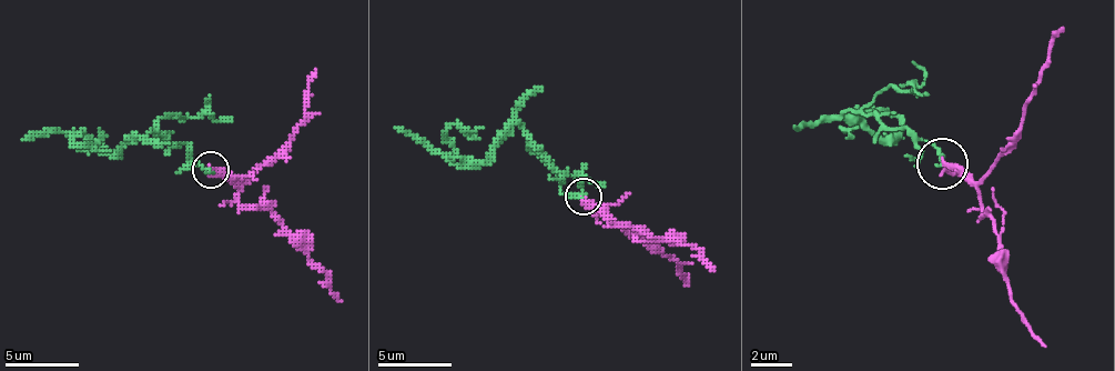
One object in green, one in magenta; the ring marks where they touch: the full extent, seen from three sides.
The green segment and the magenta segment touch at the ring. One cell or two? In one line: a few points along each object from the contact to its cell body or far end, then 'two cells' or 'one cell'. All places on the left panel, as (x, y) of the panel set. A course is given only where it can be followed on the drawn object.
green runs (210, 169), (154, 132), (110, 150), (81, 132), (77, 147), (99, 128); magenta runs (210, 169), (239, 191), (242, 206), (264, 206), (320, 268), (342, 301); two cells

